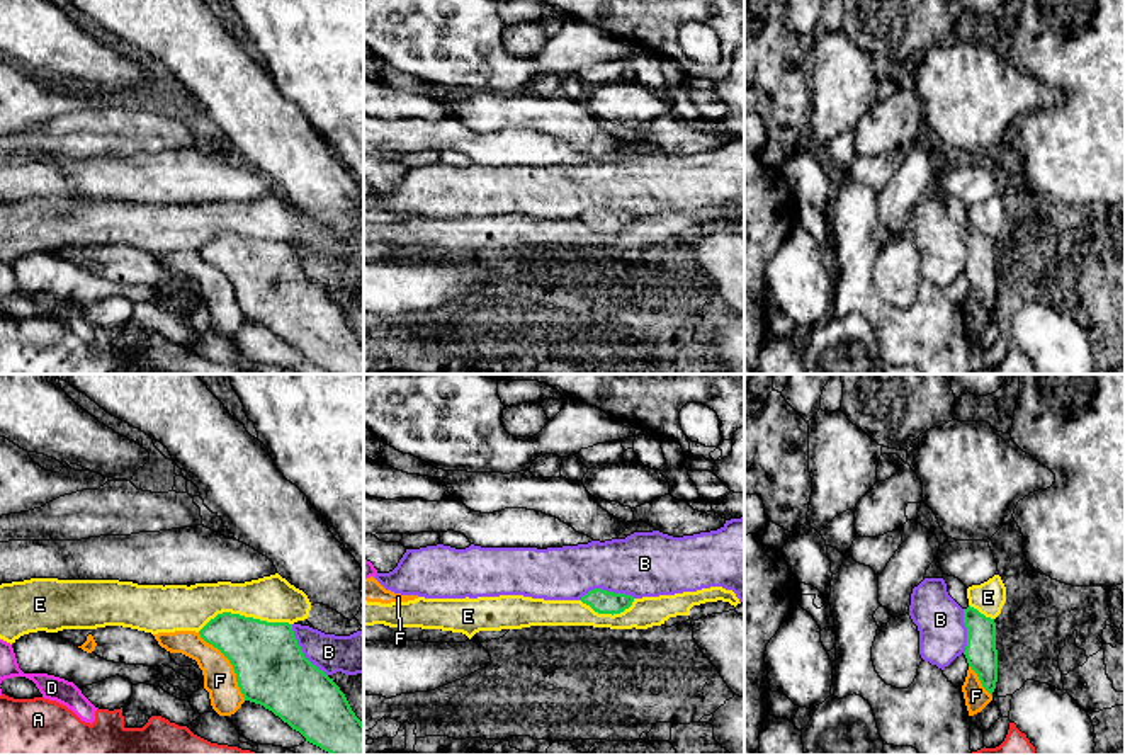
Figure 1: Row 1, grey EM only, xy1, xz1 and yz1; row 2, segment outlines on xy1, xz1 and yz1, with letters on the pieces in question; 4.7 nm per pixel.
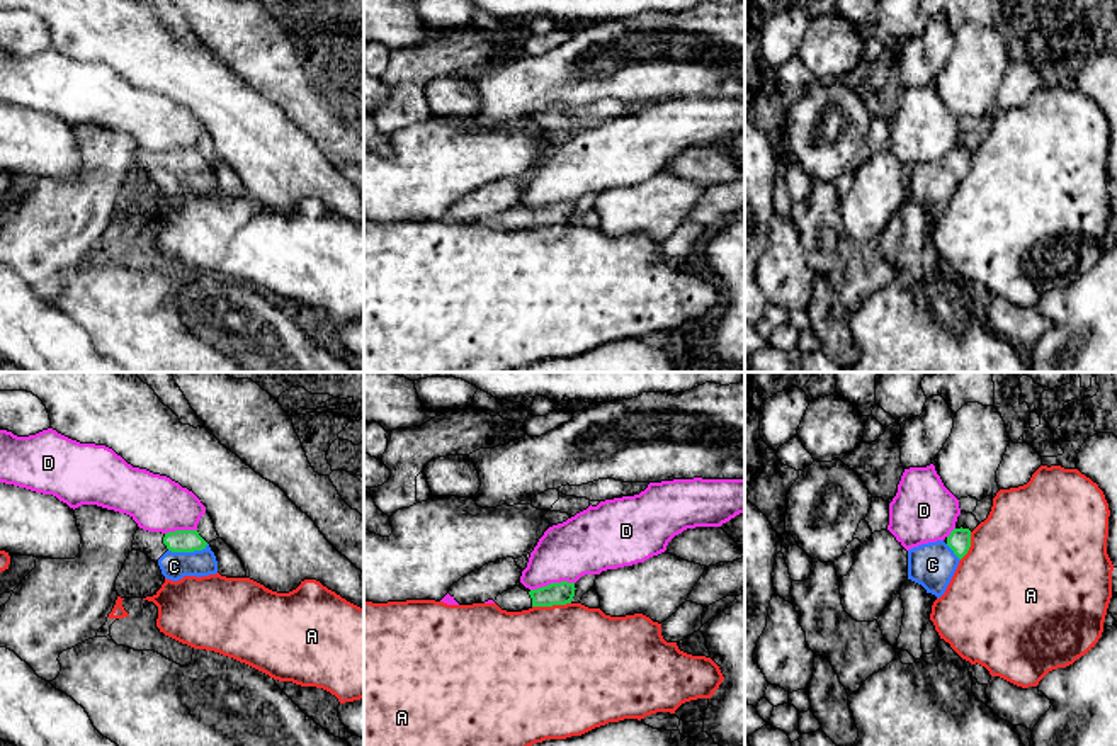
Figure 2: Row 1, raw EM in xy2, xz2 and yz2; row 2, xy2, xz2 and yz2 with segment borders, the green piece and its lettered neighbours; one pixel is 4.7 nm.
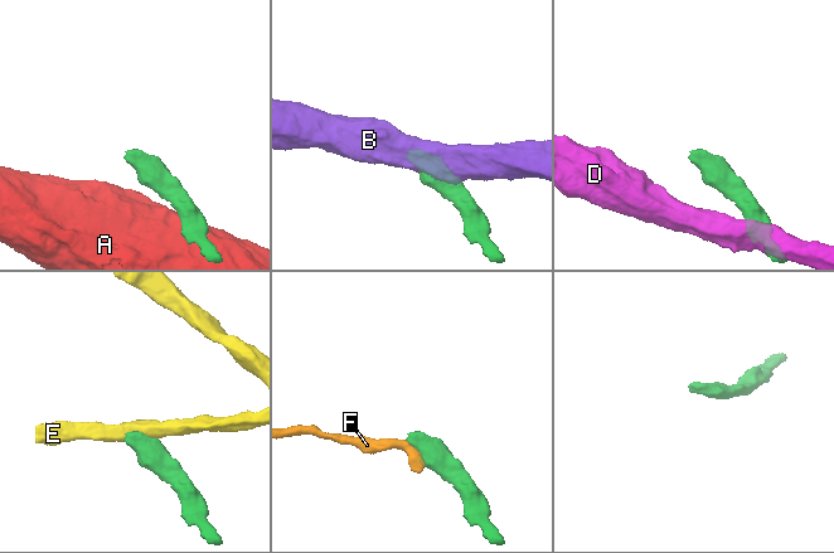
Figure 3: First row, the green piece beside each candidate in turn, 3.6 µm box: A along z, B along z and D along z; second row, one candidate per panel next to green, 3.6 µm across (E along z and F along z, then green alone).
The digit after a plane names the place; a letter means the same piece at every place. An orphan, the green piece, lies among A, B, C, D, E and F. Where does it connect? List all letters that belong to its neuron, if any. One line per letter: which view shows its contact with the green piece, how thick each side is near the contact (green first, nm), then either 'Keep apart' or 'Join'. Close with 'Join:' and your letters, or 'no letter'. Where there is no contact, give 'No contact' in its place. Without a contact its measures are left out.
A: Touches green in xz2. Thickness 110 nm (green) against 500 nm. Keep apart
B: Touches green in xz1. Thickness 110 nm (green) against 300 nm. Keep apart
C: Touches green in xy2. Thickness 110 nm (green) against 130 nm. Join
D: Touches green in xz2. Thickness 110 nm (green) against 280 nm. Keep apart
E: Touches green in xy1. Thickness 320 nm (green) against 220 nm. Keep apart
F: Touches green in xy1. Thickness 340 nm (green) against 160 nm. Keep apart
Join: C

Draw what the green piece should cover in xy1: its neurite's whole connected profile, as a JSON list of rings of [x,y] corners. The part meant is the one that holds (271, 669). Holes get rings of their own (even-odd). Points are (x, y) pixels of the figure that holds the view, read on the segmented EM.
[[[223,612],[211,619],[199,634],[229,660],[245,701],[272,711],[306,741],[330,755],[364,755],[364,723],[355,716],[333,678],[304,656],[292,624]]]

